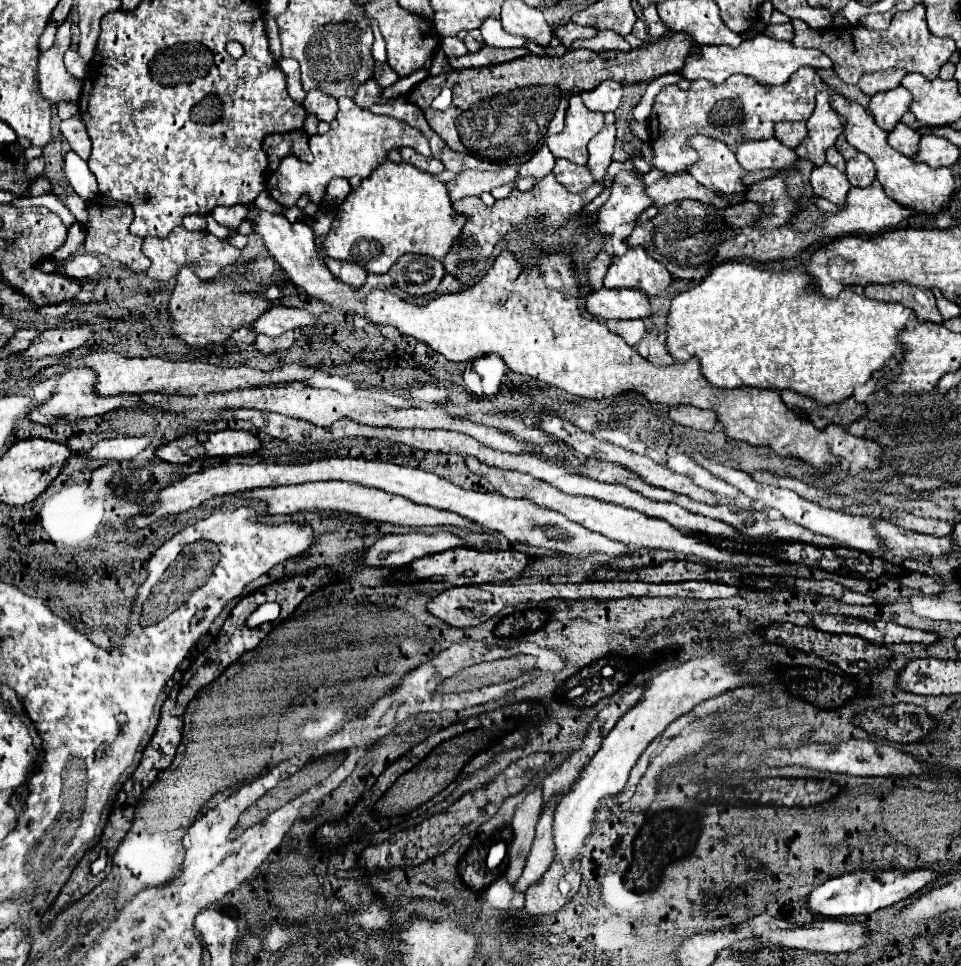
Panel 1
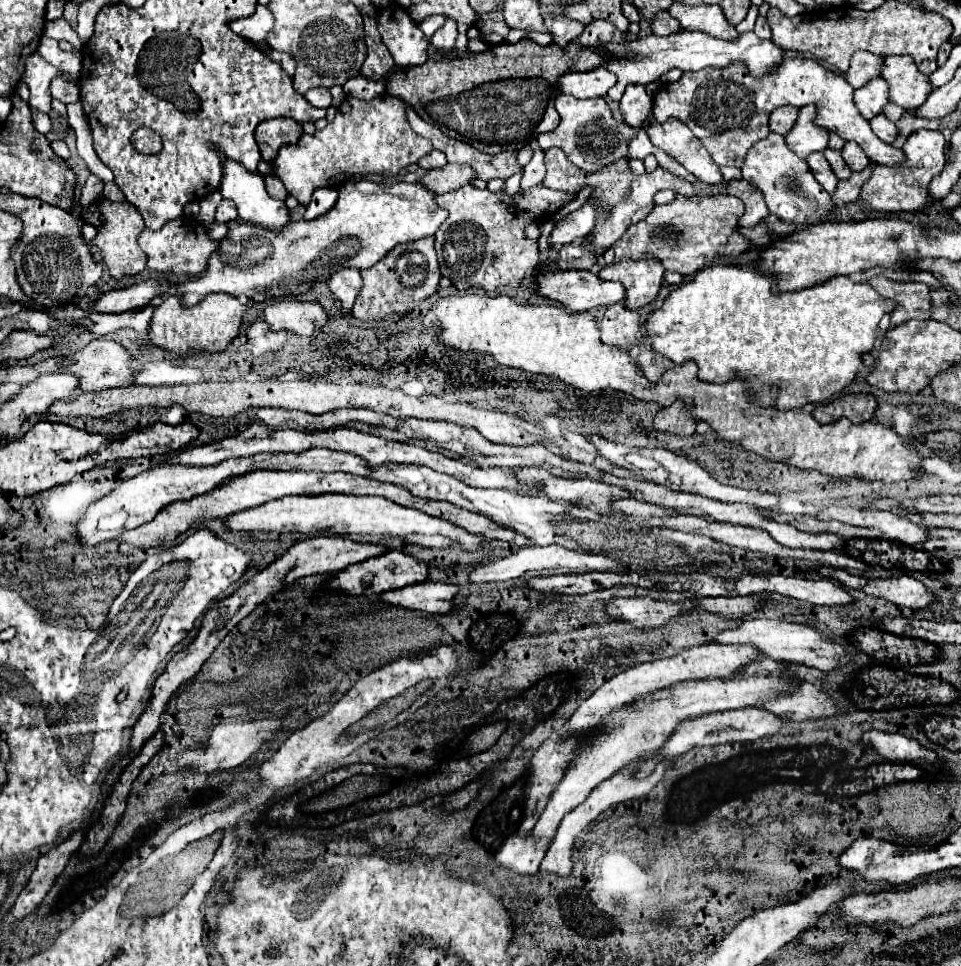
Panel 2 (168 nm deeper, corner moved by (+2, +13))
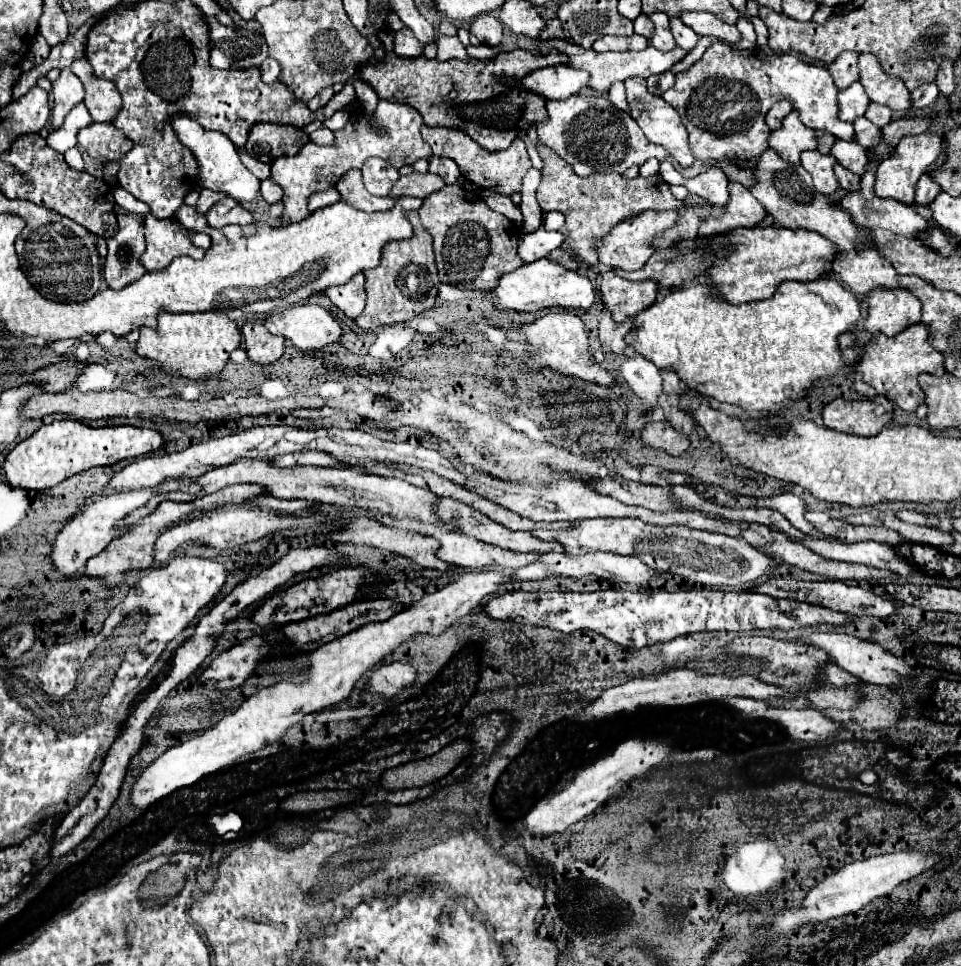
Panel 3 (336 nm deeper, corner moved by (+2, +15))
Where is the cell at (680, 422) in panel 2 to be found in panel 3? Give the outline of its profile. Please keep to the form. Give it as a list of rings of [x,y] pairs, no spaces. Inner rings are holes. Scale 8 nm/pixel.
[[[667,421],[647,423],[641,431],[641,437],[645,445],[665,449],[671,455],[681,455],[683,451],[689,449],[689,437],[685,433],[675,431],[673,425],[669,425]]]

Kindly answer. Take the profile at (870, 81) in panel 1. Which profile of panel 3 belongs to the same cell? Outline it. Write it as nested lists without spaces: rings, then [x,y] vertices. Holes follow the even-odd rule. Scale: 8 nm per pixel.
[[[845,51],[837,57],[837,61],[833,61],[829,65],[829,73],[835,81],[835,85],[839,89],[845,89],[849,87],[851,83],[859,81],[859,69],[857,69],[857,61],[859,61],[859,53],[851,53],[851,51]]]

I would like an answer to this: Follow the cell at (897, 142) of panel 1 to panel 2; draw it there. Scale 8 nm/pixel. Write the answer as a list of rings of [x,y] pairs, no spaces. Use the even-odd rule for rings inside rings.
[[[877,115],[873,119],[869,119],[869,125],[871,125],[871,131],[885,143],[893,143],[895,137],[897,137],[897,127],[895,123],[891,123],[885,115]]]

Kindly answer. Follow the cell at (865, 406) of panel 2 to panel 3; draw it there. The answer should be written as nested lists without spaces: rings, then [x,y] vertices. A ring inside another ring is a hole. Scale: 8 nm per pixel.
[[[877,395],[863,401],[835,399],[823,407],[821,417],[829,429],[871,437],[891,421],[891,411],[891,401],[885,395]]]

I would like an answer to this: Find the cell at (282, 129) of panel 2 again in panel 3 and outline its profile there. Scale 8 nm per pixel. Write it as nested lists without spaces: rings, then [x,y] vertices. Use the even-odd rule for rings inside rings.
[[[257,123],[253,125],[247,139],[247,153],[263,163],[271,163],[279,155],[295,155],[309,135],[303,129],[279,123]]]

